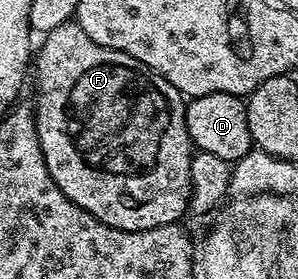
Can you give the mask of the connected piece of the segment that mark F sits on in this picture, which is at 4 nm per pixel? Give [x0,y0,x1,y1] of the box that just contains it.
[35,20,195,232]

